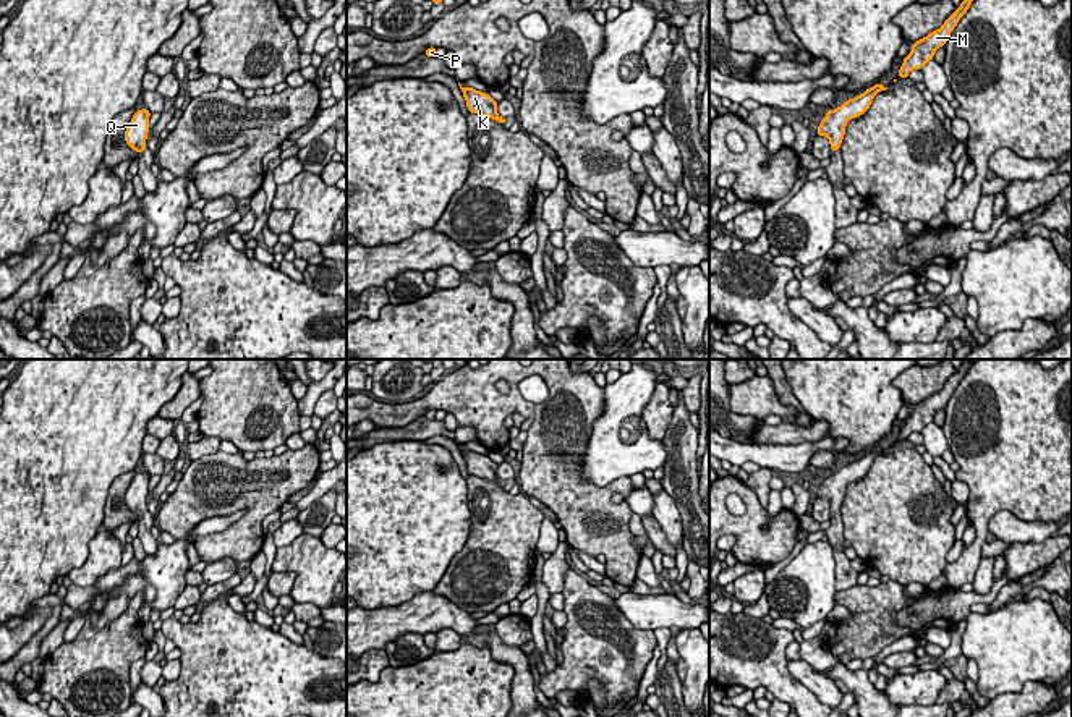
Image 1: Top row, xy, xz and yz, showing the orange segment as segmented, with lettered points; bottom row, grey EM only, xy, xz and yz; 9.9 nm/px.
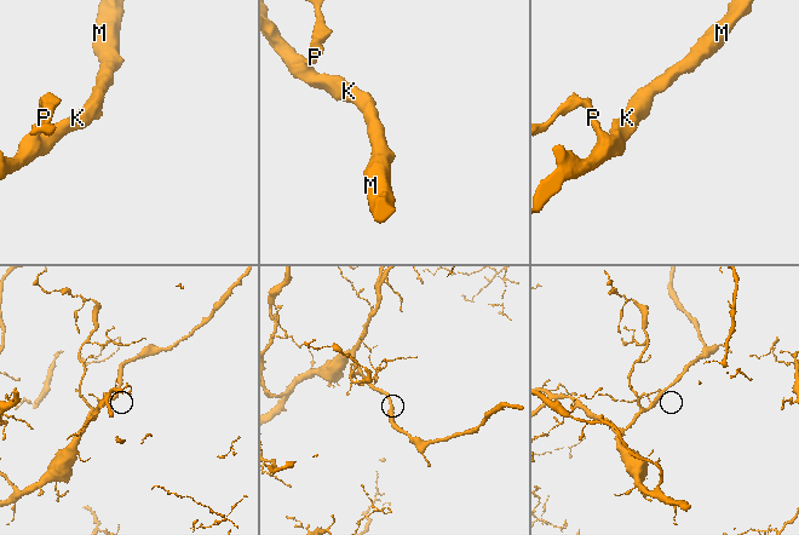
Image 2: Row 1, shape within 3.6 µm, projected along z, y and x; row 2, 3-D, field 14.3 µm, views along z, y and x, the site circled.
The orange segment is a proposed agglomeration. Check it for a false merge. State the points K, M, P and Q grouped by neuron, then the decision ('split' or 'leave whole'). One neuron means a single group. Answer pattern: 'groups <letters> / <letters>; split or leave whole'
groups K M P Q; leave whole

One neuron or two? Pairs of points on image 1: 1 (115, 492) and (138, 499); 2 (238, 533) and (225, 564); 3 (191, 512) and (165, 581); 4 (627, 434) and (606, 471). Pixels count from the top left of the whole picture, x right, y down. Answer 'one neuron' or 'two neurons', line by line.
1: two neurons
2: two neurons
3: two neurons
4: one neuron

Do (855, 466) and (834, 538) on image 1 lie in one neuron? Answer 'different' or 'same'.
same

